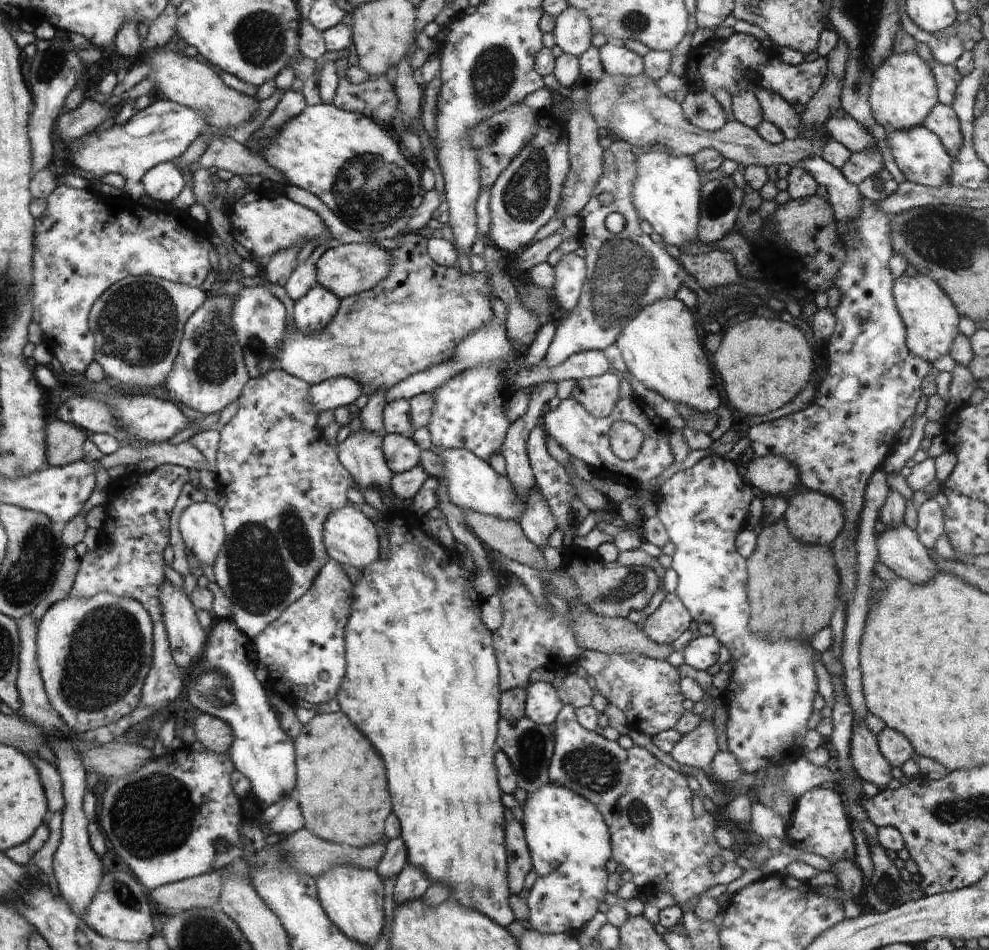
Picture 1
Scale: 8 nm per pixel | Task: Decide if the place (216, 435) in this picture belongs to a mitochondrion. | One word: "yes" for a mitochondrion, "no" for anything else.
no

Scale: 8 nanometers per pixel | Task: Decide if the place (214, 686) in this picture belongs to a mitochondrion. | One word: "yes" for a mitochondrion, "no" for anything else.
yes

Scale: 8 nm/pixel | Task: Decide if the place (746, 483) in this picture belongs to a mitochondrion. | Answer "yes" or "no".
no

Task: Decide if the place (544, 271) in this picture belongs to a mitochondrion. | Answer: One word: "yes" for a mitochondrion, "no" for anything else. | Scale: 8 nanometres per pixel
no

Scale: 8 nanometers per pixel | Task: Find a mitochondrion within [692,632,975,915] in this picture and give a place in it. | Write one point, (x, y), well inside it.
(886, 890)

